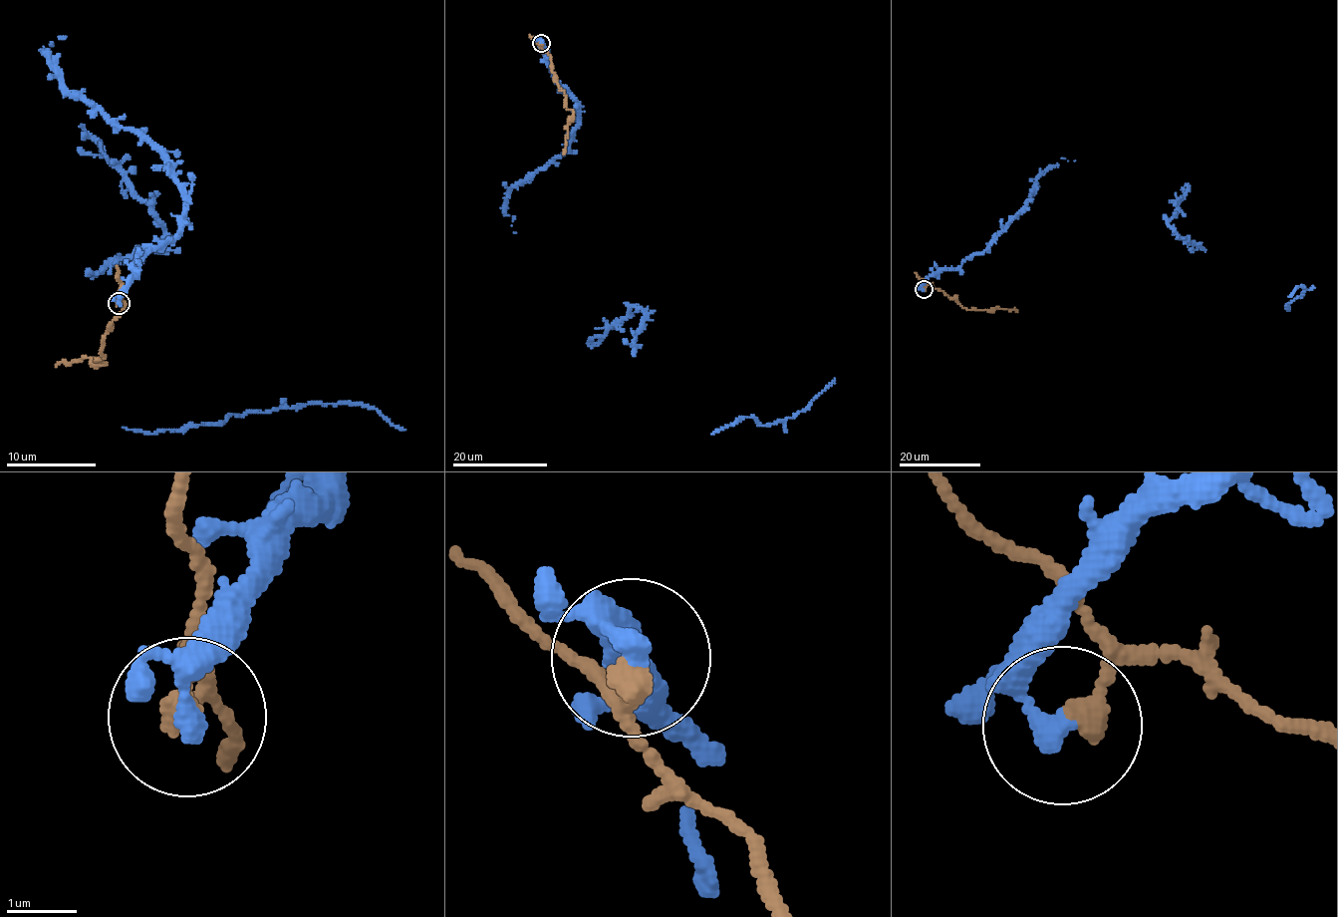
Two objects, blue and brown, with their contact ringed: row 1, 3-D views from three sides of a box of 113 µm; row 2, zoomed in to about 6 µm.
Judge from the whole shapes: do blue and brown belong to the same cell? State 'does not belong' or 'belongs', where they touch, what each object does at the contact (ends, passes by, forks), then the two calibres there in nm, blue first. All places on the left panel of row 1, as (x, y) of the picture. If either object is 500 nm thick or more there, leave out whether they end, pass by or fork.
does not belong; at (119, 303); blue ends there; brown ends there; 300 nm thick on the blue side, 360 nm on the other

